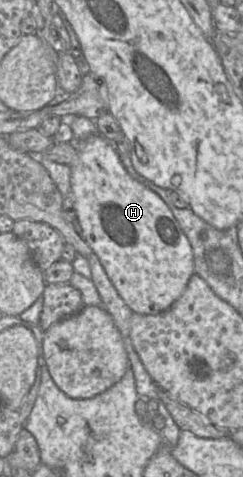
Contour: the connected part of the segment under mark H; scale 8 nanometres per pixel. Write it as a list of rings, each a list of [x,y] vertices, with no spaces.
[[[101,134],[74,142],[77,156],[71,166],[71,194],[82,237],[97,255],[120,297],[133,313],[151,315],[168,310],[182,295],[194,274],[193,252],[187,236],[166,203],[136,181],[125,169],[117,146]]]

